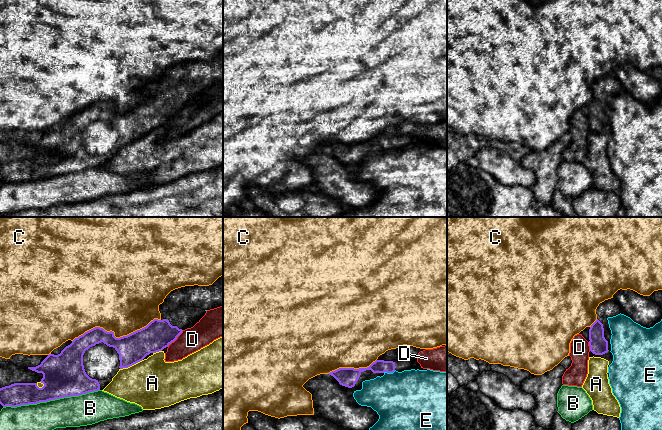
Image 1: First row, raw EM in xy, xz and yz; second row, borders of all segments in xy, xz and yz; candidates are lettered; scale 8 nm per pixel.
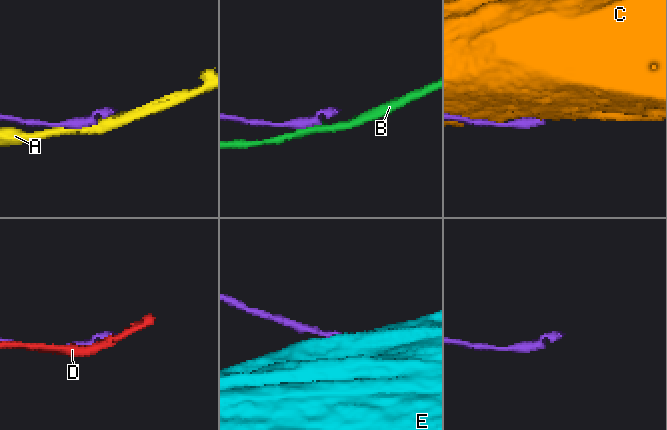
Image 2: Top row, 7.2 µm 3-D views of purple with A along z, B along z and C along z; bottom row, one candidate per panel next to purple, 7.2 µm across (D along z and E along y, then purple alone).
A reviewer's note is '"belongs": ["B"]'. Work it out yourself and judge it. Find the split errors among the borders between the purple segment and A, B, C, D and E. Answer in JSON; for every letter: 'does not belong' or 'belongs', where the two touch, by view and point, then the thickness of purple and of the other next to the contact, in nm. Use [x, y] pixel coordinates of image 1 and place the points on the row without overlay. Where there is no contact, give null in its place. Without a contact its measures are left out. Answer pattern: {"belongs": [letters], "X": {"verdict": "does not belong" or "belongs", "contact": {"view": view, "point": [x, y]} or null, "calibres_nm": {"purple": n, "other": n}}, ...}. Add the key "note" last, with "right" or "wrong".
{"belongs": [], "A": {"verdict": "does not belong", "contact": {"view": "xy", "point": [131, 141]}, "calibres_nm": {"purple": 240, "other": 400}}, "B": {"verdict": "does not belong", "contact": {"view": "xy", "point": [51, 175]}, "calibres_nm": {"purple": 340, "other": 260}}, "C": {"verdict": "does not belong", "contact": {"view": "xy", "point": [114, 112]}, "calibres_nm": {"purple": 240, "other": 440}}, "D": {"verdict": "does not belong", "contact": {"view": "xy", "point": [175, 115]}, "calibres_nm": {"purple": 240, "other": 200}}, "E": {"verdict": "does not belong", "contact": {"view": "xz", "point": [389, 148]}, "calibres_nm": {"purple": 110, "other": 460}}, "note": "wrong"}

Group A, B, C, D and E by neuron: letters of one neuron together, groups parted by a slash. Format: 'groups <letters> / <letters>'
groups A / B / C / D / E

